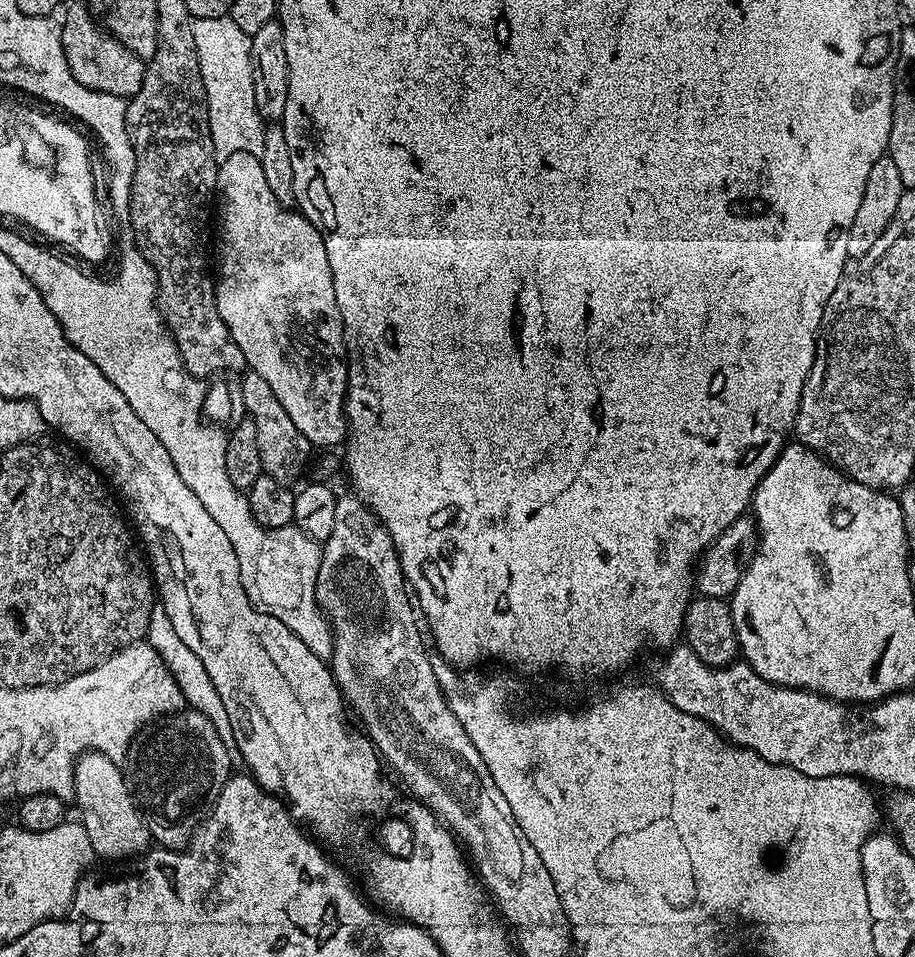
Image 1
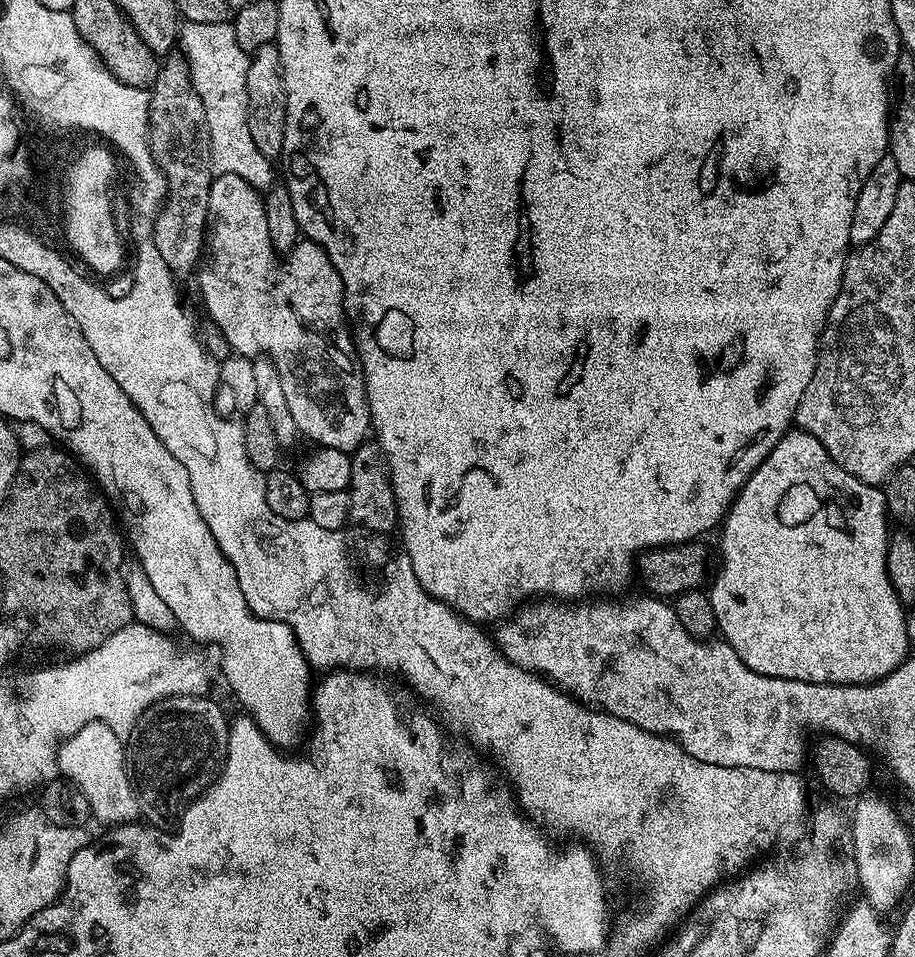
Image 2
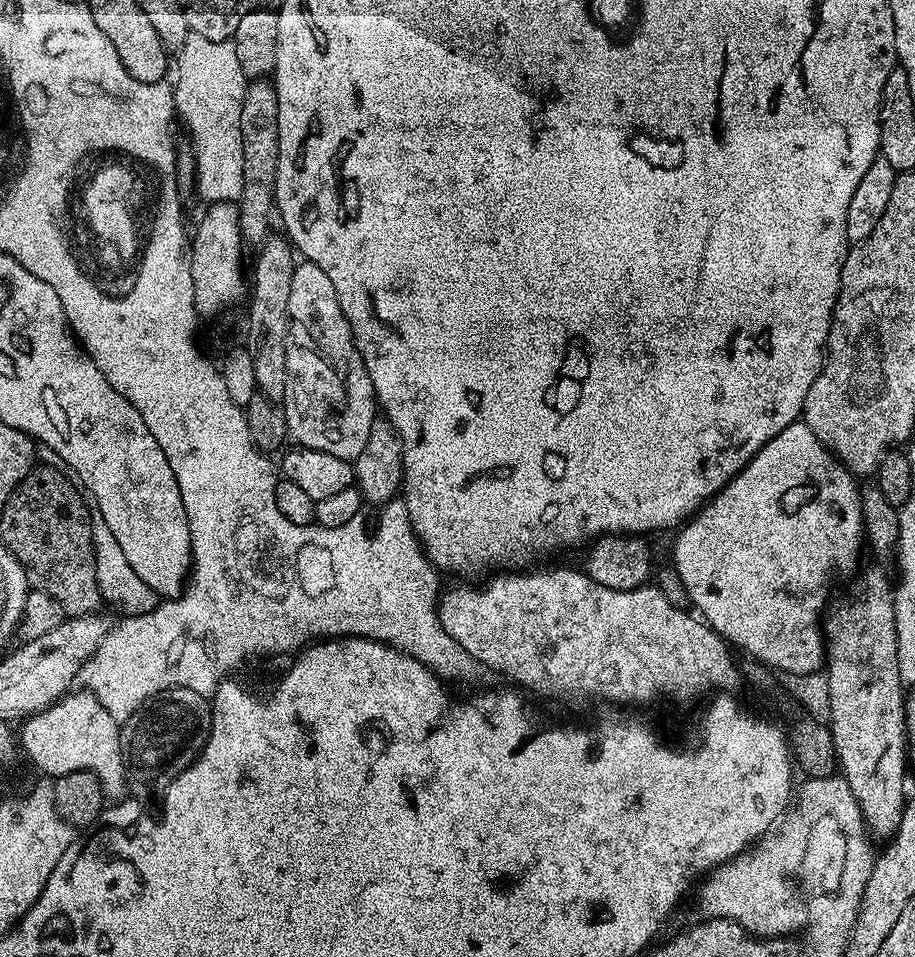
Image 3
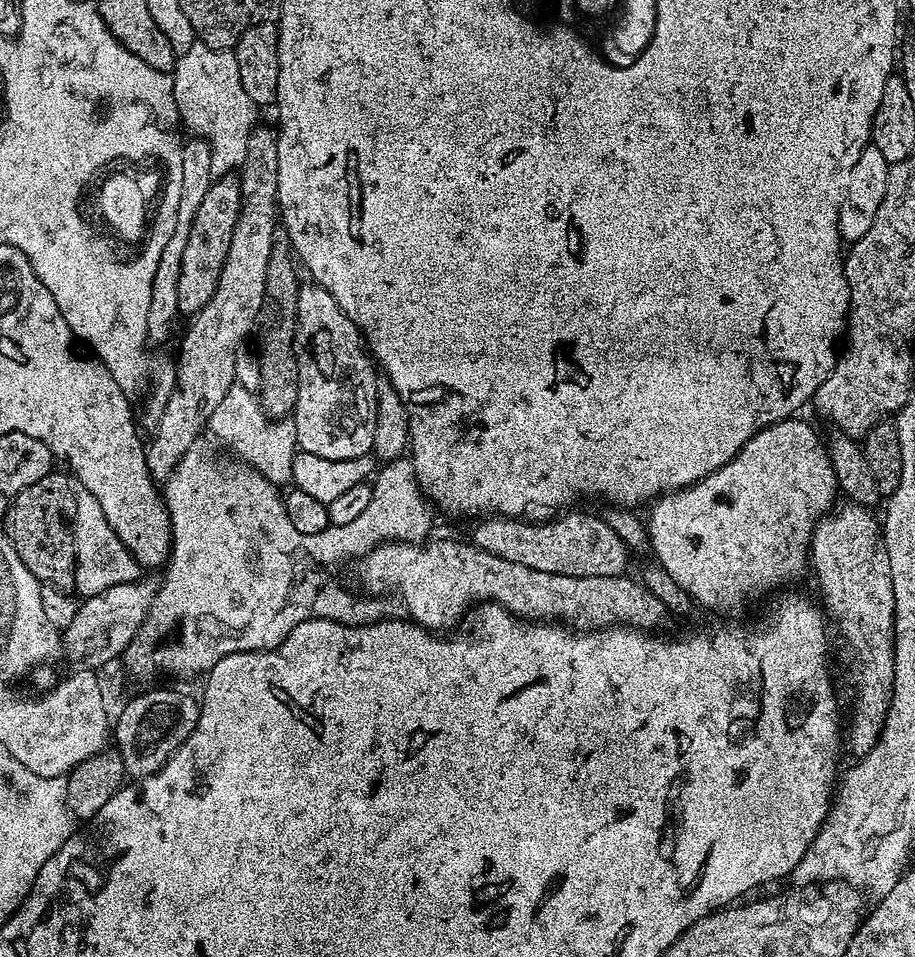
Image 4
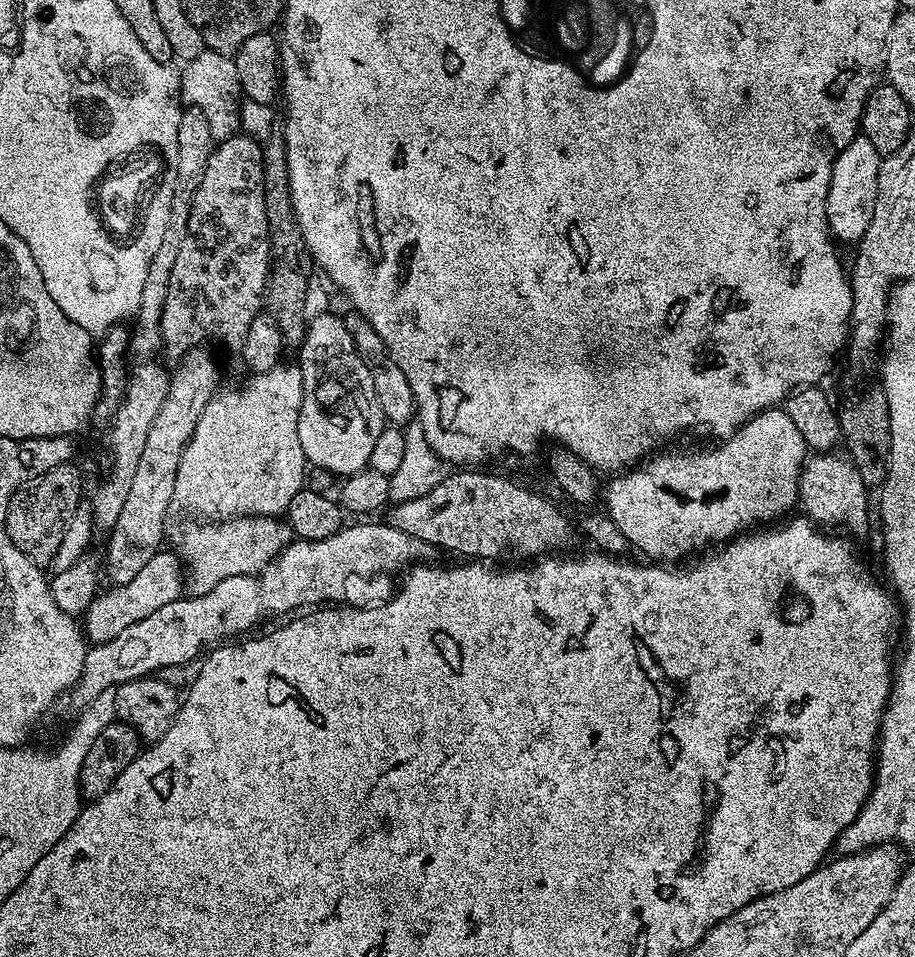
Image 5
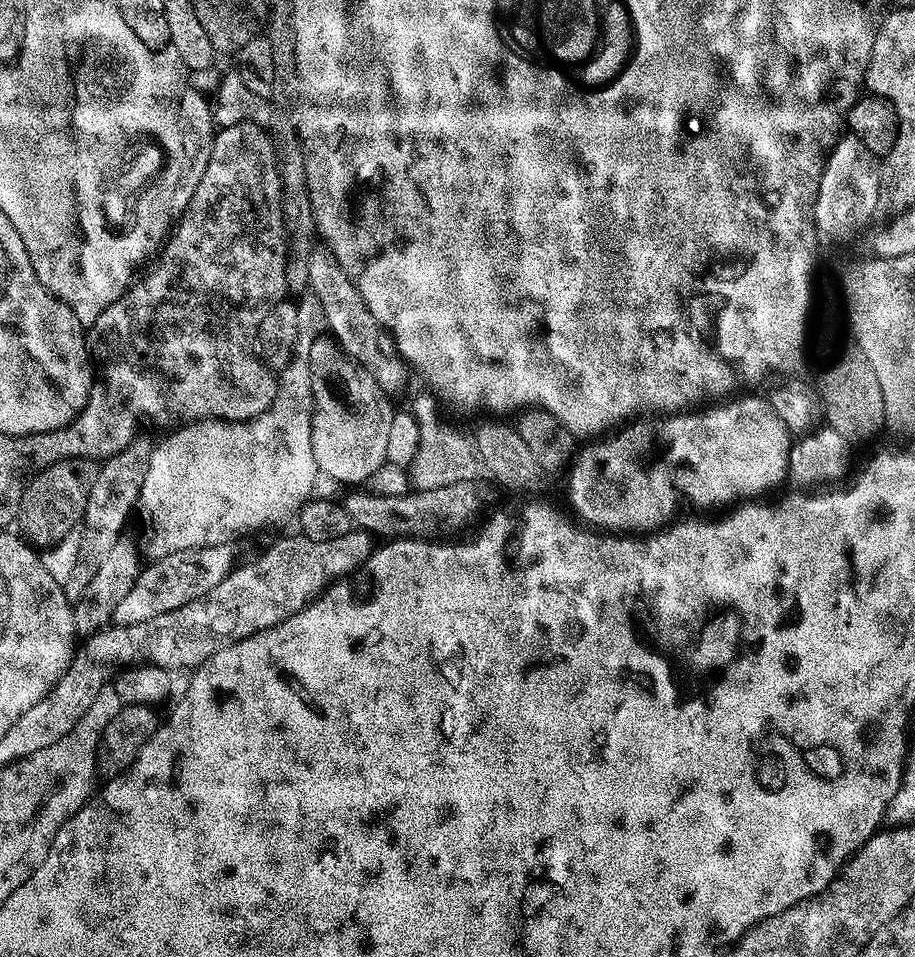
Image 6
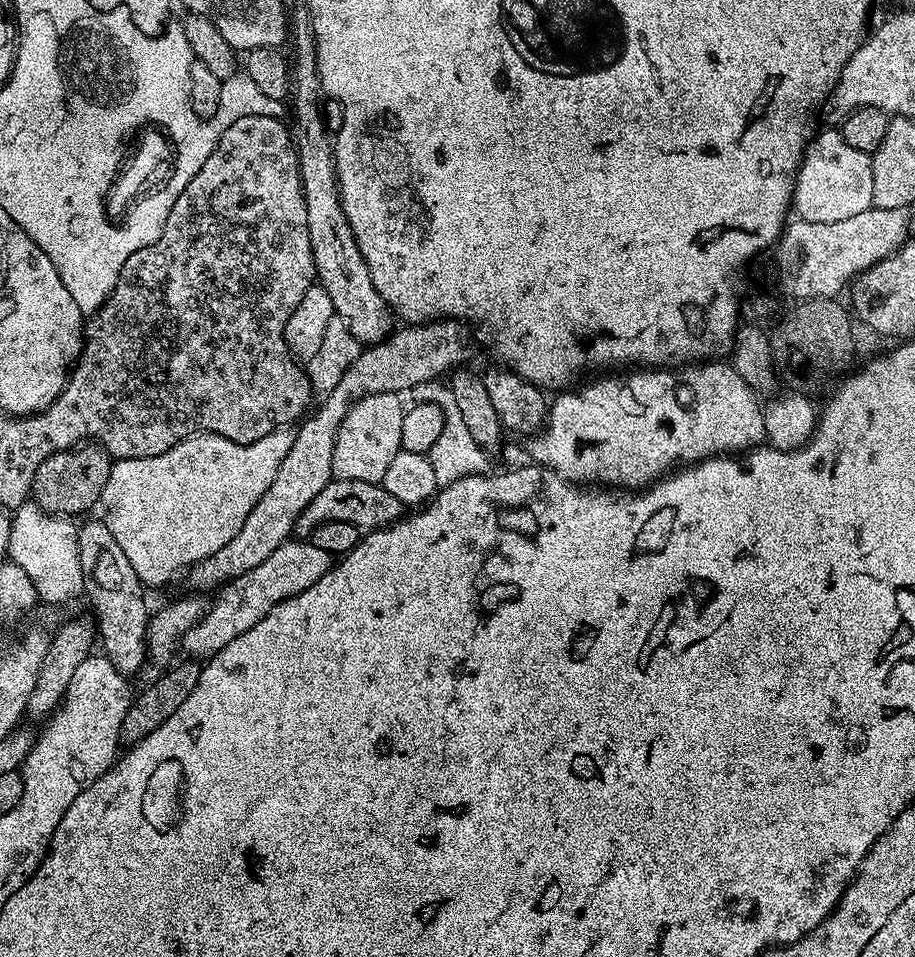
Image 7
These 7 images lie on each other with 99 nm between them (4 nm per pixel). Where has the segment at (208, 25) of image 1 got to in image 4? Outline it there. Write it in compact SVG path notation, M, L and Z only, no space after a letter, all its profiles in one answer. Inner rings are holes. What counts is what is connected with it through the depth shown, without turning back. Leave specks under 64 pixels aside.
M199 42L190 46L190 50L179 53L176 67L171 73L174 86L174 102L180 115L180 124L189 128L193 137L200 137L209 144L213 173L228 174L244 165L246 158L246 142L253 128L257 127L256 112L258 106L246 94L242 87L242 77L238 75L238 58L235 51L226 48L211 48Z

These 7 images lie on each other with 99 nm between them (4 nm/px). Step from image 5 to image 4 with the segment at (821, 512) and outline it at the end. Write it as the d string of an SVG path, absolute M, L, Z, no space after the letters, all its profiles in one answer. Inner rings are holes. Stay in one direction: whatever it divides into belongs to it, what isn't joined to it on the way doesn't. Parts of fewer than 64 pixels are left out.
M844 502L839 506L833 507L827 516L823 516L812 531L812 546L810 549L810 568L816 571L816 584L820 587L819 599L822 601L823 611L827 619L840 631L840 640L844 643L844 660L848 663L848 680L852 683L852 717L846 720L846 748L853 752L853 757L859 758L866 755L878 742L880 731L884 725L884 719L888 713L888 697L892 695L892 678L894 676L894 646L896 645L896 631L894 630L894 588L890 578L890 554L886 554L886 542L882 531L882 524L879 519L872 517L873 513L869 509L863 508L861 504Z

